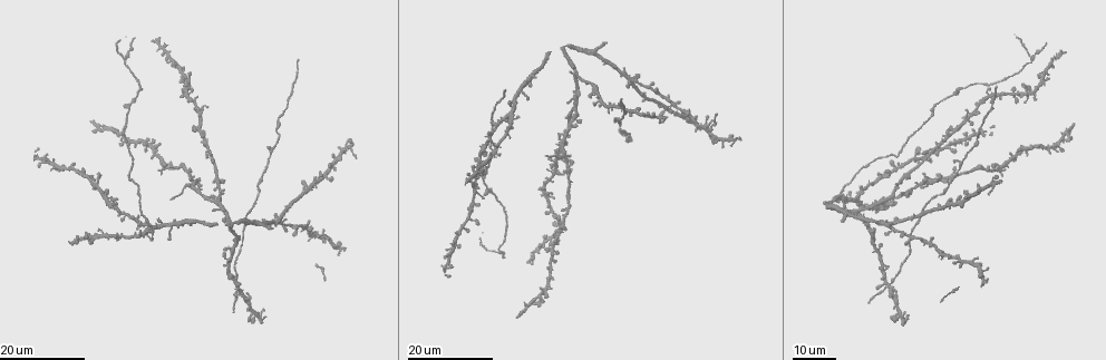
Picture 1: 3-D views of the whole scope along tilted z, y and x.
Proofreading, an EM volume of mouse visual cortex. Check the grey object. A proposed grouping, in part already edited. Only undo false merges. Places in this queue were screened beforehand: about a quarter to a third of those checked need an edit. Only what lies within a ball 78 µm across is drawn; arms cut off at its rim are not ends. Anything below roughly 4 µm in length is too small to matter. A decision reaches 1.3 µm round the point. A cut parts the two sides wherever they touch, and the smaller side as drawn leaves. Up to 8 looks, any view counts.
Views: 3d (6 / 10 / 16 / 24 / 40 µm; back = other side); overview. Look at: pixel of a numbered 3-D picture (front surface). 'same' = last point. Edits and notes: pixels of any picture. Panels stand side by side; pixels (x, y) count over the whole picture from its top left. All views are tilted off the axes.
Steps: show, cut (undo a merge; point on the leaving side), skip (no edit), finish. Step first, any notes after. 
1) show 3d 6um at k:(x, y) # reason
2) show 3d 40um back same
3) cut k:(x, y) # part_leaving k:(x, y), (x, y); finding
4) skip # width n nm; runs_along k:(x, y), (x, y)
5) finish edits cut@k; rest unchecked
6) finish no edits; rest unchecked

show 3d 16um at 1:(275, 131) # sudden change in width

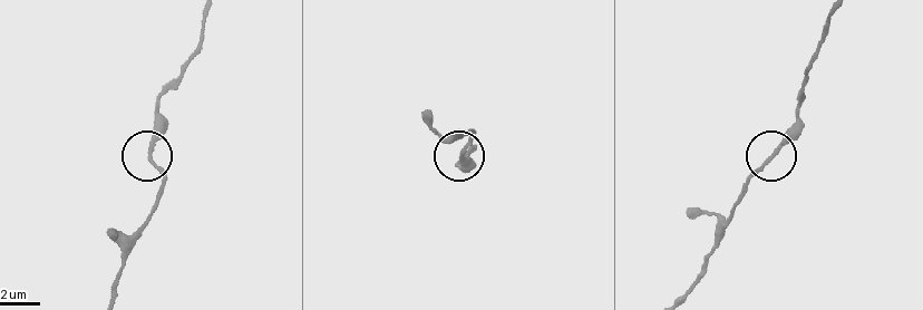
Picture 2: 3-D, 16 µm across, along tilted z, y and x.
show 3d 6um at 2:(150, 150)

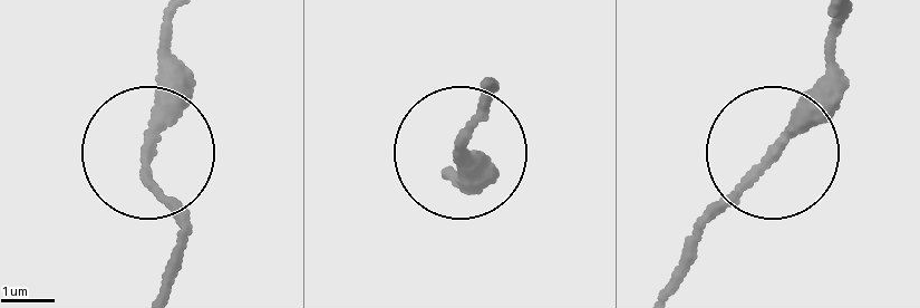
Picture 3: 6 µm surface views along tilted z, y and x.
skip # runs_along 3:(163, 279), (176, 224), (149, 157), (172, 46); continuous, no second neuron

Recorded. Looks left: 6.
show 3d 24um at 1:(561, 156) # looks like a crossing

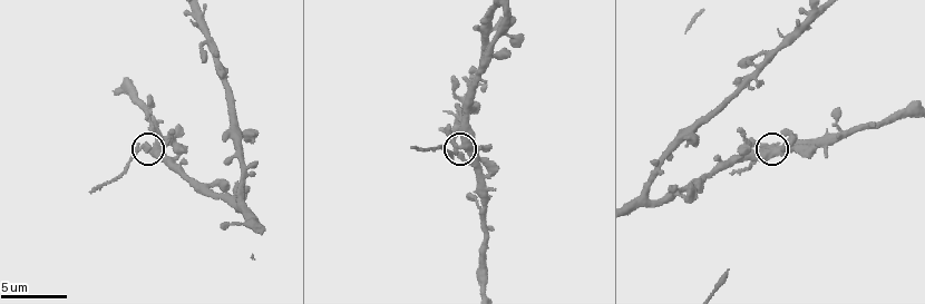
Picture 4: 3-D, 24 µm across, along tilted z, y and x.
show 3d 10um at 4:(771, 149)

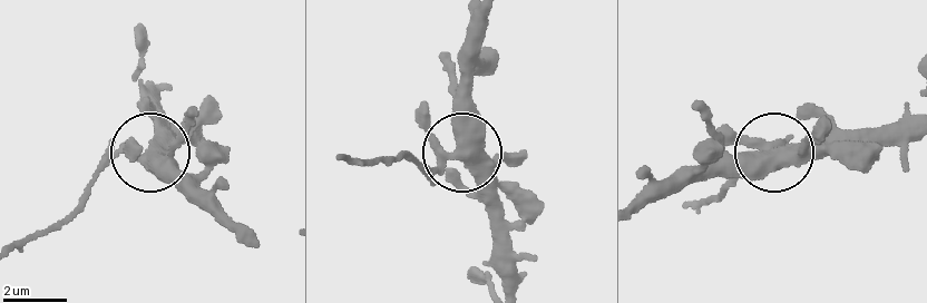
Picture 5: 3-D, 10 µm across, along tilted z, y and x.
cut 5:(429, 116) # arms 4; part_leaving 5:(446, 160), (430, 172), (411, 159), (342, 157); two neurons meet here

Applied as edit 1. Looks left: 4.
show overview

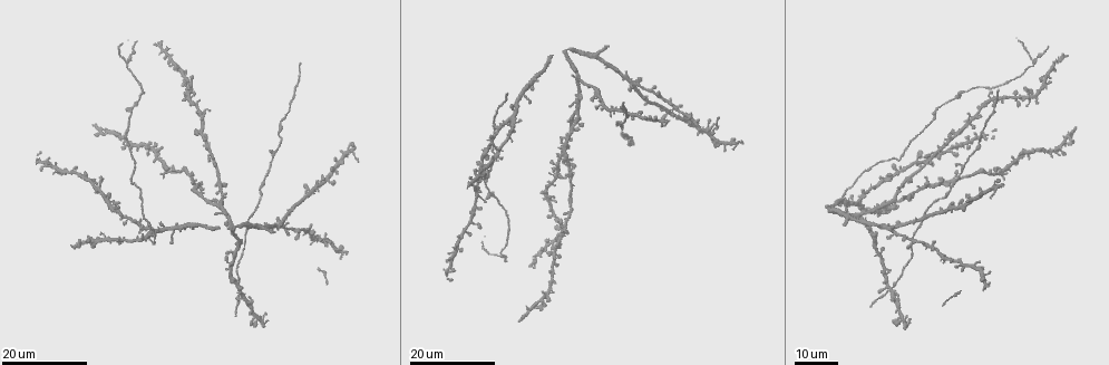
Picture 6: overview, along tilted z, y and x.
show 3d 16um at 6:(893, 288) # four arms meet

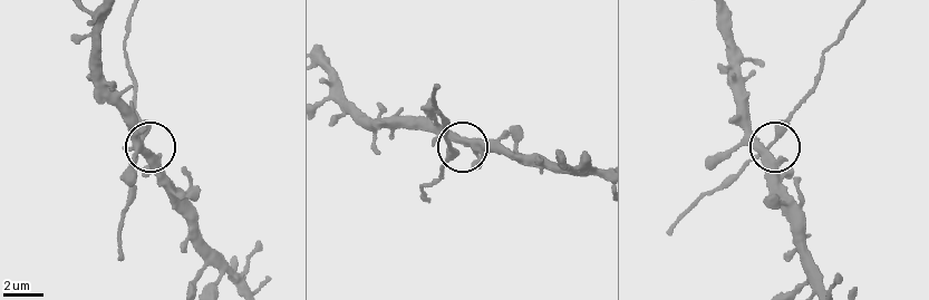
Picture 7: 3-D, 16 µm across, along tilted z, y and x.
show 3d 10um at 7:(448, 146)

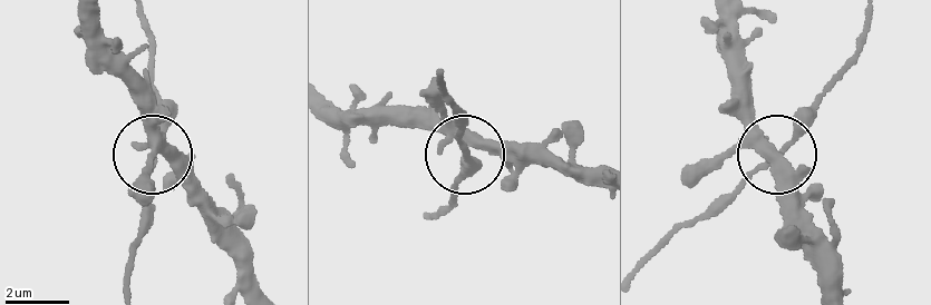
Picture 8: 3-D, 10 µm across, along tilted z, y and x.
skip # side_arm 12 um; all the same neuron

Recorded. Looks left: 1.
finish edits cut@5; rest unchecked

